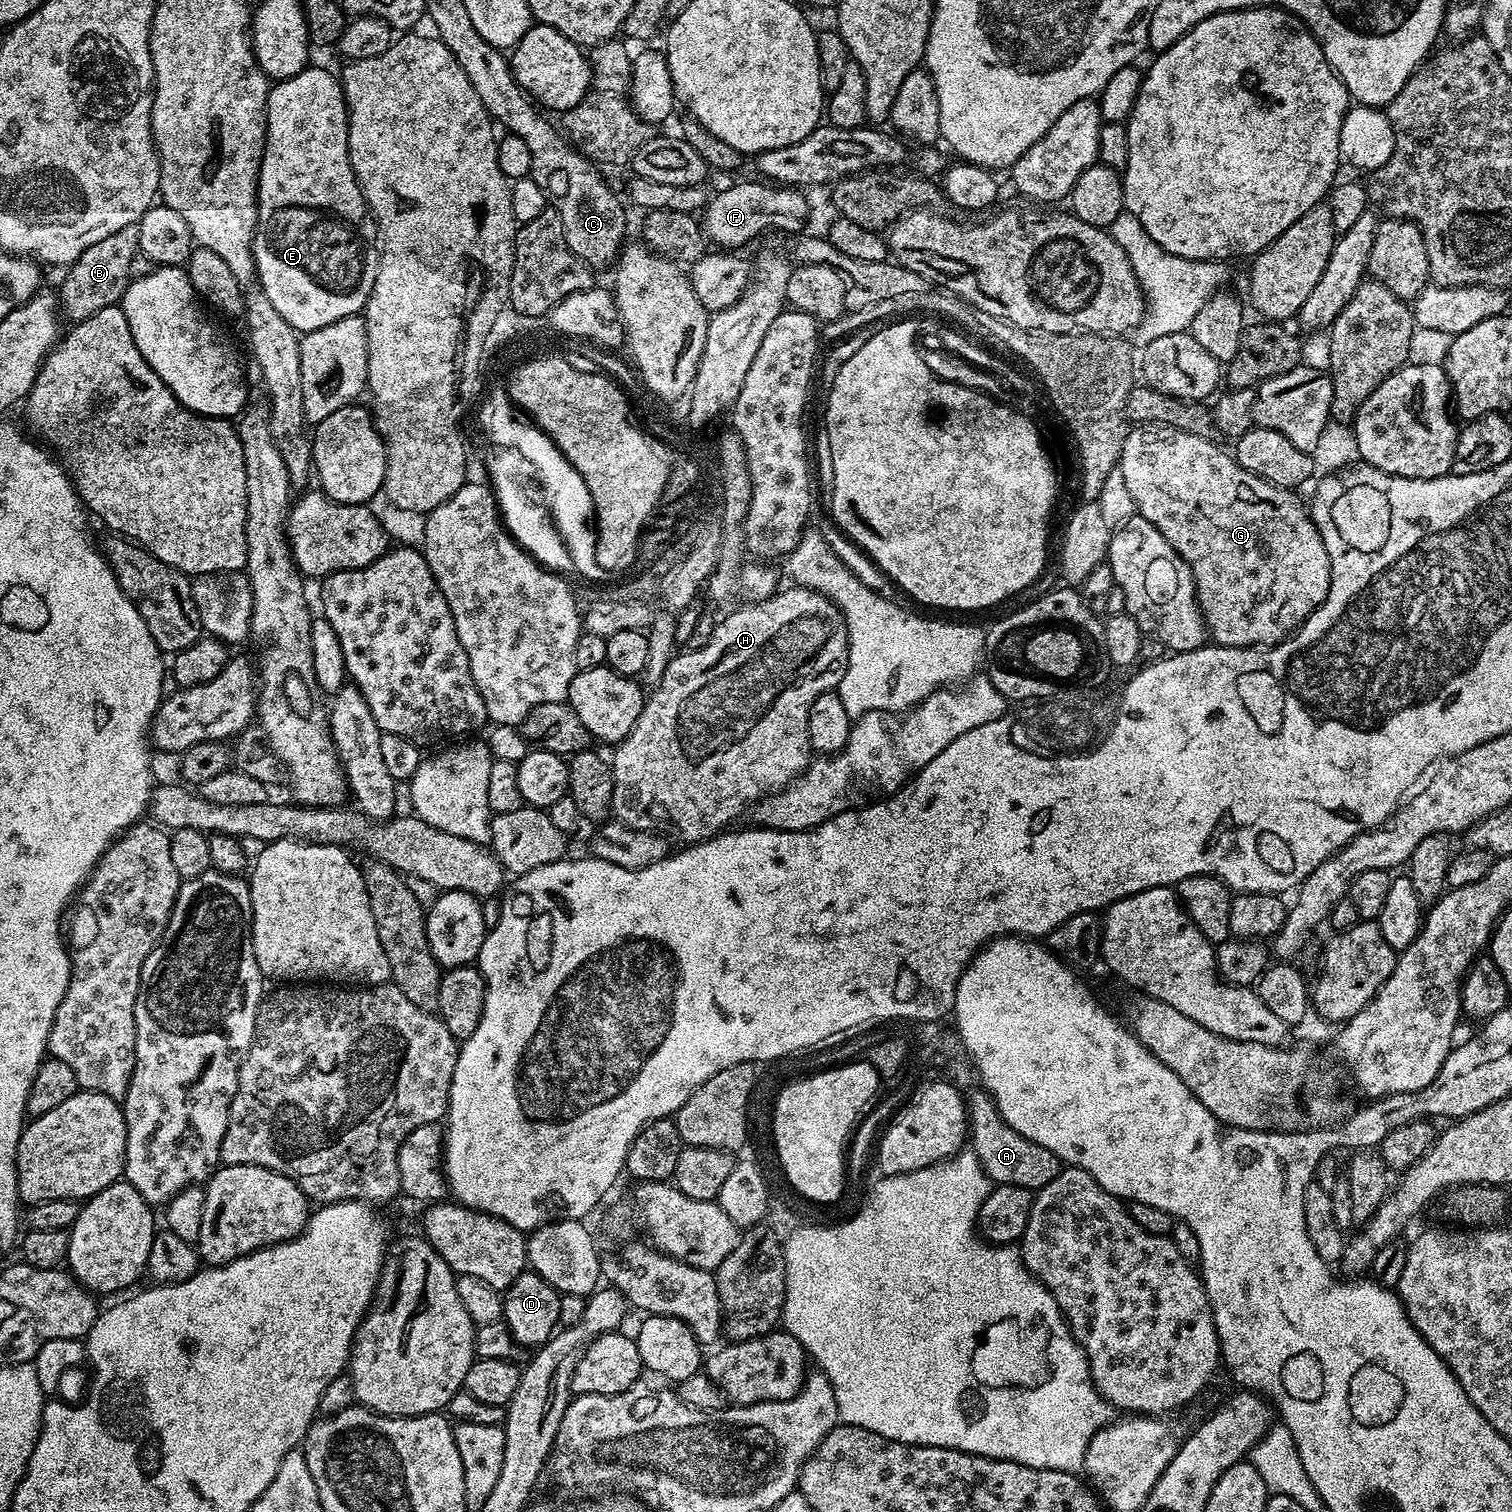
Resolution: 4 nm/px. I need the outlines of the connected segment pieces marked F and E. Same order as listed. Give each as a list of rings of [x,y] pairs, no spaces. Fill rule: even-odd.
[[[732,184],[725,192],[713,195],[702,212],[702,227],[707,239],[724,250],[740,250],[759,232],[777,228],[780,232],[800,232],[808,220],[808,200],[803,191],[789,186]]]
[[[309,66],[303,68],[297,76],[291,76],[289,80],[281,80],[279,82],[273,83],[271,85],[270,91],[268,93],[268,130],[266,133],[266,139],[264,142],[264,156],[260,160],[260,179],[258,181],[258,191],[256,194],[256,237],[252,239],[252,253],[254,254],[254,262],[256,263],[256,280],[258,281],[258,287],[265,292],[267,298],[270,298],[270,303],[276,310],[278,314],[282,316],[289,323],[289,325],[296,330],[297,333],[303,334],[305,332],[313,332],[318,330],[322,326],[330,326],[330,322],[338,322],[342,318],[350,318],[351,316],[359,316],[363,313],[364,308],[368,305],[368,299],[370,294],[374,290],[374,278],[376,277],[375,271],[372,267],[374,264],[374,248],[368,244],[356,244],[356,228],[360,232],[372,232],[374,228],[373,221],[370,219],[369,213],[365,211],[366,205],[363,199],[358,198],[358,188],[356,182],[356,175],[350,171],[350,165],[348,163],[348,103],[344,101],[344,85],[339,79],[336,80],[327,72],[324,68],[315,68],[315,66]],[[324,212],[328,216],[337,216],[340,220],[320,220],[324,216]]]

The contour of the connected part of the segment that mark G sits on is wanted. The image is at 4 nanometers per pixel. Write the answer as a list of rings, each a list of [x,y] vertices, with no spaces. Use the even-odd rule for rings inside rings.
[[[1146,424],[1136,426],[1125,435],[1124,445],[1120,451],[1119,470],[1126,480],[1126,487],[1136,503],[1136,512],[1146,517],[1156,529],[1170,542],[1170,546],[1180,555],[1181,561],[1188,564],[1187,571],[1190,573],[1190,580],[1196,583],[1194,588],[1194,600],[1200,609],[1200,615],[1204,617],[1204,627],[1207,635],[1212,636],[1217,645],[1221,648],[1258,648],[1279,644],[1281,640],[1288,639],[1295,633],[1296,629],[1307,620],[1317,606],[1324,603],[1330,590],[1332,581],[1332,567],[1330,558],[1326,554],[1324,541],[1320,539],[1320,530],[1316,527],[1310,515],[1309,509],[1296,497],[1295,491],[1287,488],[1279,488],[1246,470],[1231,455],[1228,456],[1219,448],[1219,443],[1211,440],[1204,440],[1194,434],[1186,434],[1177,428],[1166,428],[1162,424]]]

